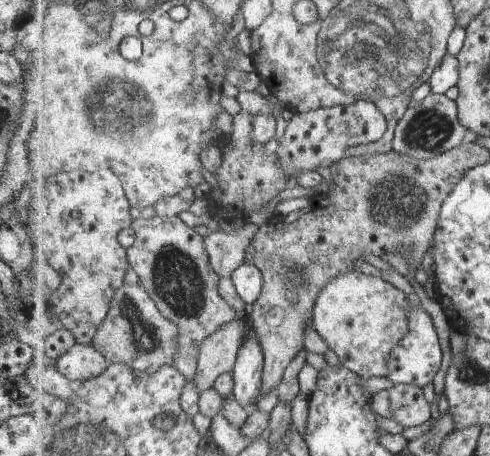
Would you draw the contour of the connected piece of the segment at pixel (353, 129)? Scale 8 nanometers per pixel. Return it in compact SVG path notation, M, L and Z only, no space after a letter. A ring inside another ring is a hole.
M371 100L352 103L351 106L336 105L311 111L294 112L286 131L278 141L276 154L288 177L301 177L305 172L319 168L332 170L347 158L347 150L357 146L371 145L385 136L388 130L386 117Z

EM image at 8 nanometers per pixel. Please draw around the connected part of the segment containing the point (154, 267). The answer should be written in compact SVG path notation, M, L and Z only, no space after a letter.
M155 214L149 220L142 217L134 219L131 228L135 232L135 241L127 249L130 266L147 293L158 304L163 316L173 320L179 328L179 354L174 359L173 366L186 376L187 381L193 381L201 350L199 346L203 344L203 340L240 315L219 292L220 275L212 268L205 237L187 226L187 222L177 216Z

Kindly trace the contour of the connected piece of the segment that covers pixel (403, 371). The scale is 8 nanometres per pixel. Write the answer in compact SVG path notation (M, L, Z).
M411 306L411 310L409 310L409 332L395 346L395 349L391 352L391 358L387 362L389 374L386 378L391 380L394 385L409 384L423 388L423 386L431 384L435 380L437 372L441 370L443 354L441 354L439 336L437 336L437 330L435 330L435 324L433 324L431 316L425 310L424 312L421 311L421 309L423 308Z

